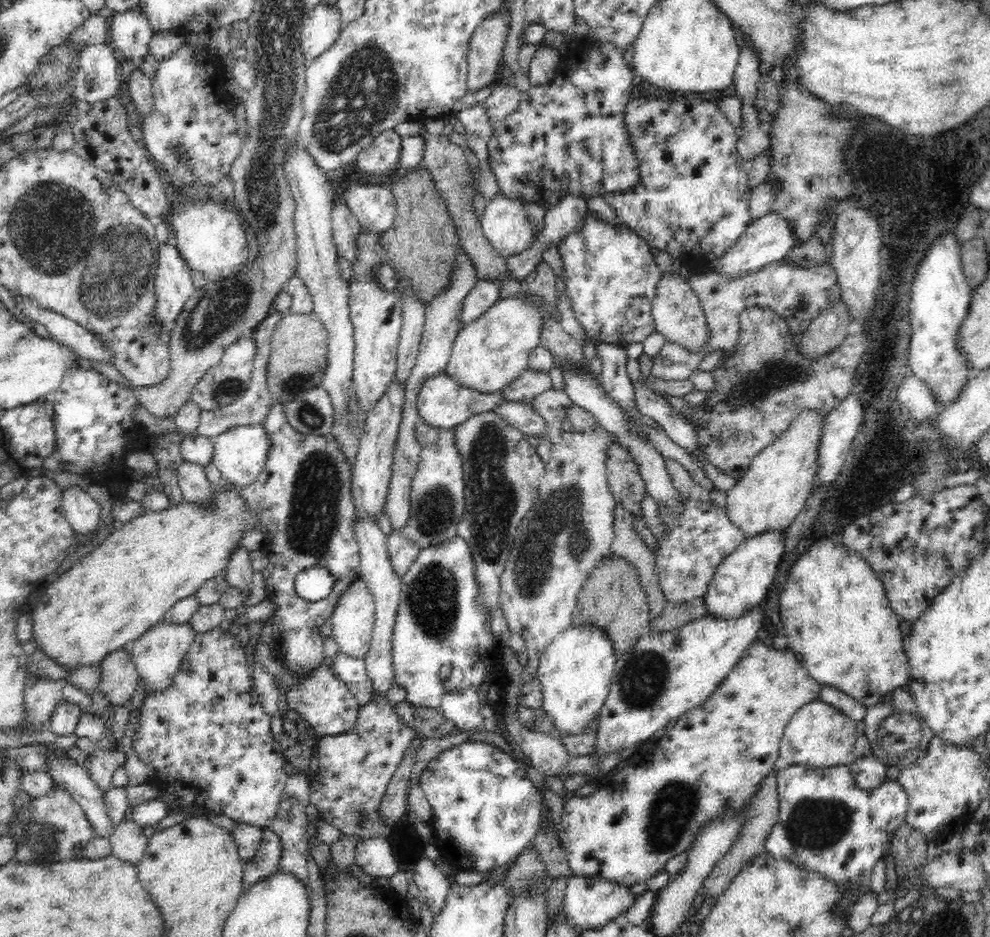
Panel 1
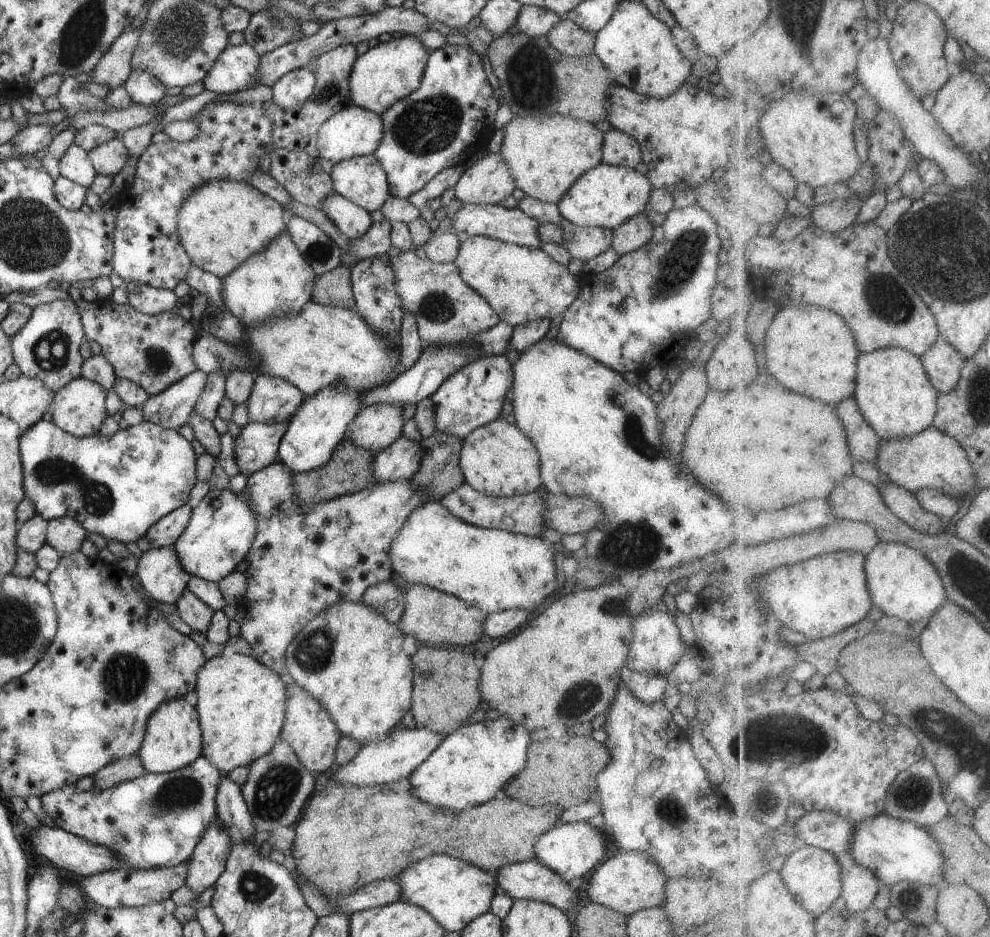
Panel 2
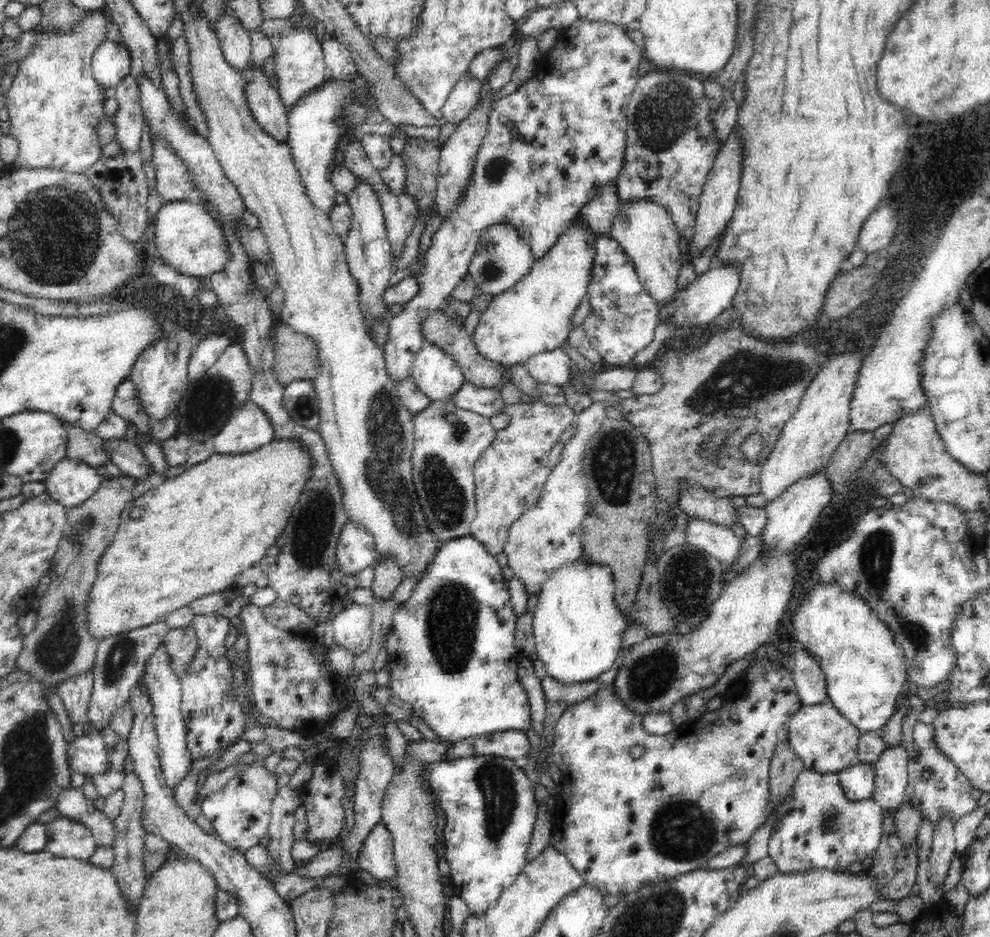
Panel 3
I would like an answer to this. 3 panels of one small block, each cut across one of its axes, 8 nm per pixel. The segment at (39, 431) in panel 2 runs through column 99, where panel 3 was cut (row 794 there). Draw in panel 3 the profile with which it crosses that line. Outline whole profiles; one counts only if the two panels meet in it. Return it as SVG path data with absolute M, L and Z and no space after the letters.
M488 755L488 756L468 756L458 757L454 759L444 760L440 762L434 762L428 764L430 769L429 774L429 787L436 798L436 802L439 803L440 808L444 810L446 814L446 824L444 828L444 859L450 867L449 876L452 882L458 886L460 890L460 898L467 904L469 911L474 918L476 916L484 916L484 912L498 902L498 896L510 886L524 866L526 866L526 853L530 846L533 836L533 828L536 822L537 810L539 802L536 800L534 795L534 784L528 779L528 776L524 773L521 762L515 762L512 759L504 758L503 756Z

